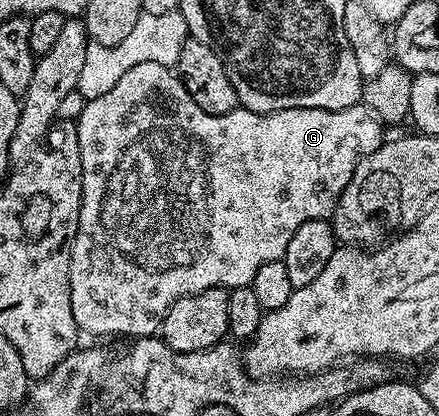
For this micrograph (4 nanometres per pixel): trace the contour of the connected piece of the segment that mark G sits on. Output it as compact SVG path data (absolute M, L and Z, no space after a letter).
M155 61L127 69L127 73L123 73L123 77L119 77L119 81L115 81L115 85L111 85L111 89L103 93L103 97L88 100L84 106L81 116L76 116L75 119L83 173L79 225L71 253L69 284L71 313L75 313L78 332L99 335L95 337L156 336L170 305L184 295L194 295L212 287L232 289L250 286L259 265L267 265L267 261L284 260L287 241L295 237L299 225L316 219L328 220L332 216L337 199L343 189L347 189L347 181L351 181L353 170L359 165L359 161L379 149L383 142L382 122L364 105L354 105L338 111L296 107L262 112L238 106L235 111L212 115L195 105L191 93L187 93L180 78L170 68L155 65Z

